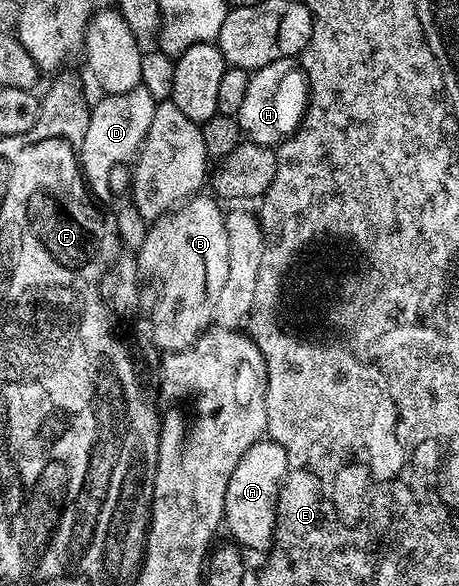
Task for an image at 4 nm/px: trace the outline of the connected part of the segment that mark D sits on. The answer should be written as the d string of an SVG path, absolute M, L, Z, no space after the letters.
M143 84L124 94L105 94L90 112L84 147L78 154L91 194L100 201L112 195L109 177L118 166L131 164L138 156L152 125L158 101Z

